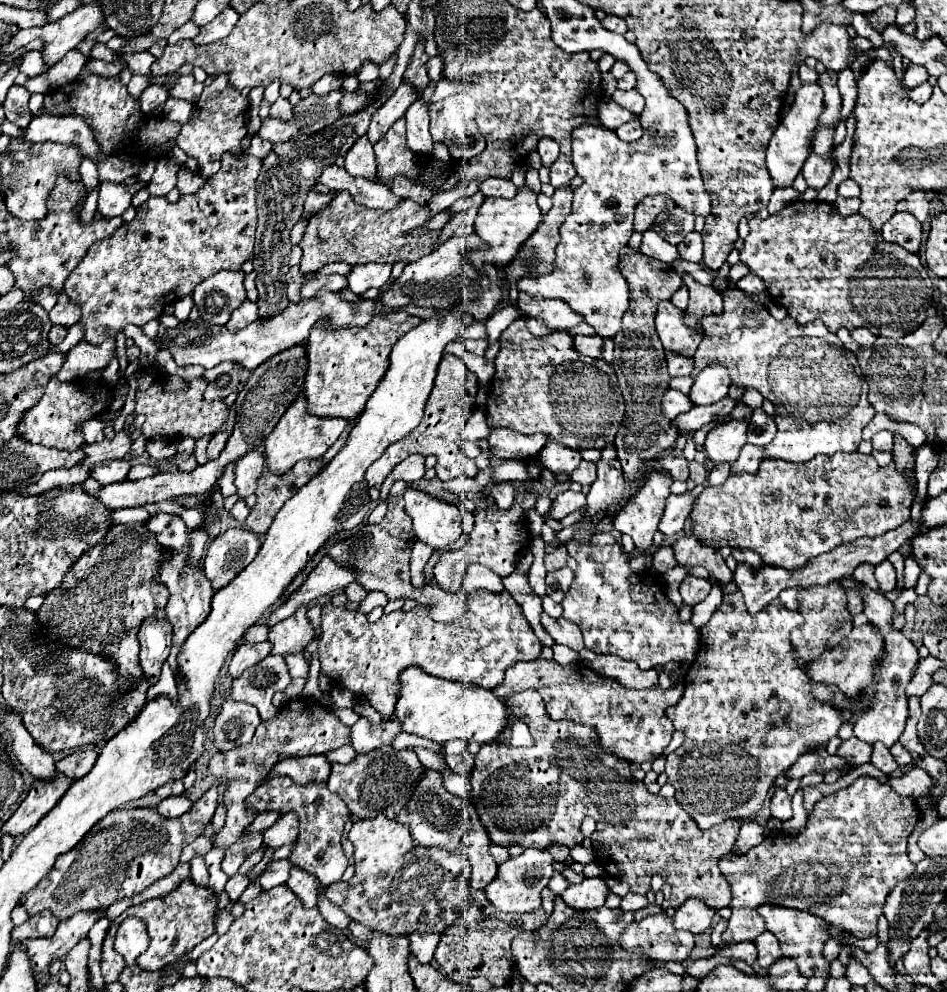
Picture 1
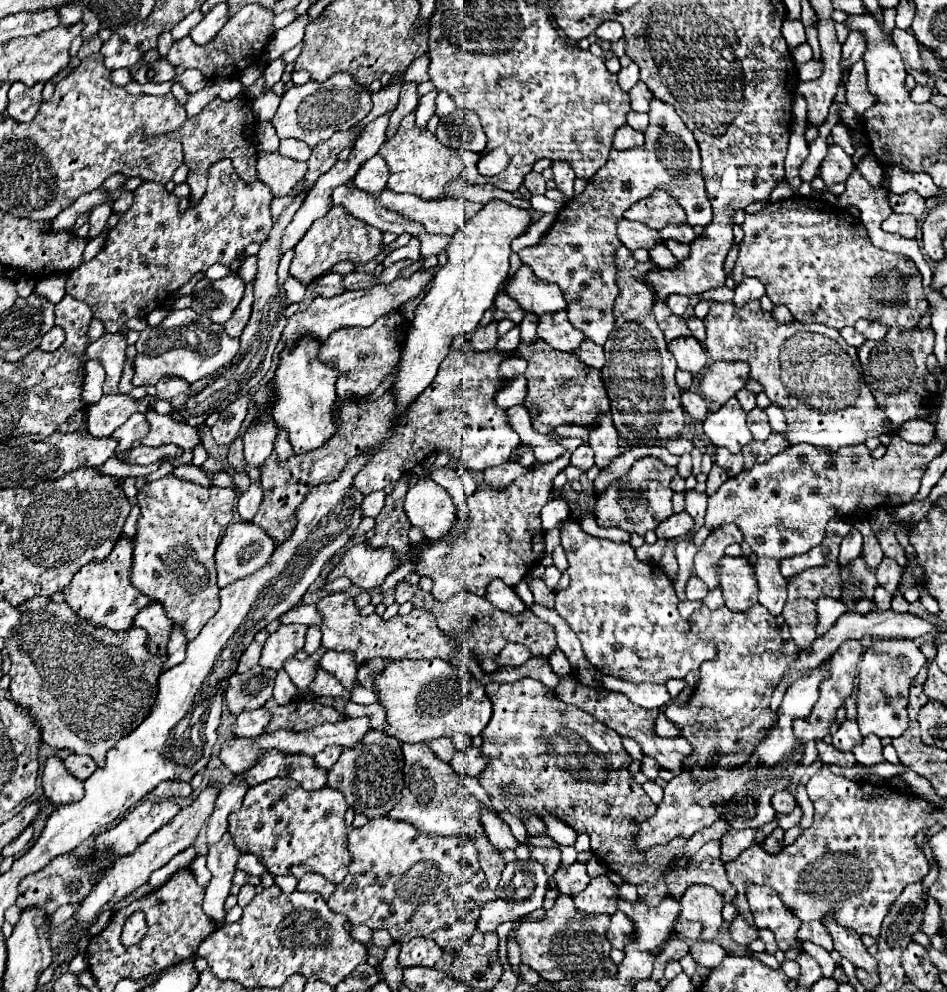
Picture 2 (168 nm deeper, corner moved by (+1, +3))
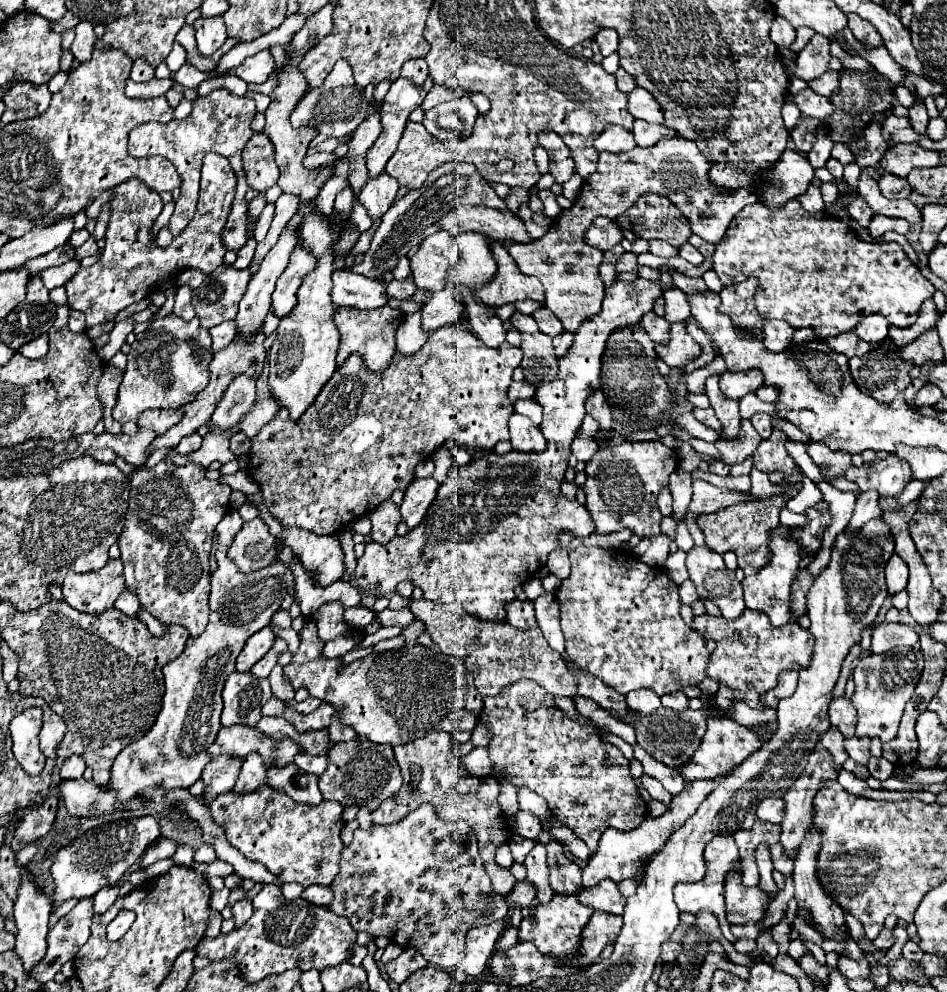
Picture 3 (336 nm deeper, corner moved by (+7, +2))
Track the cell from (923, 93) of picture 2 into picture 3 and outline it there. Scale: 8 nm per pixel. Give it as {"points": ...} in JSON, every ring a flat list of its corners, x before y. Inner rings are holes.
{"points":[[914,104,914,108,910,108,910,124,914,126,914,130,918,130,918,134,926,134,926,124,928,124,928,114,926,108,922,108,920,104]]}

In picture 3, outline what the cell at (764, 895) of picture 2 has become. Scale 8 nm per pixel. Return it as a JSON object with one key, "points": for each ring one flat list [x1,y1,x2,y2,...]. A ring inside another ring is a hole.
{"points":[[726,876,726,920,730,924,746,924,764,918,764,892,754,886,746,888,740,876]]}

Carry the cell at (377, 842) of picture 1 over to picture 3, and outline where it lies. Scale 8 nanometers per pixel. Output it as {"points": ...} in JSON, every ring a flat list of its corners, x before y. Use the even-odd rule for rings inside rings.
{"points":[[422,804,390,826,370,826,368,830,356,830,354,840,342,848,340,872,332,886,334,900,328,906,338,916,346,916,356,932,366,932,372,938,386,936,392,944,402,948,416,948,428,964,454,970,462,958,464,938,470,928,504,920,508,916,508,904,500,894,494,894,490,878,484,870,478,854,478,842,474,830,466,822,442,822,430,804]]}

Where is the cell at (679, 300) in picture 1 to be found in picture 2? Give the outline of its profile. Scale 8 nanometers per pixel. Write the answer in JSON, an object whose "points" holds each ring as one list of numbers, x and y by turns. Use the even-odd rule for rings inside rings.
{"points":[[670,295,670,297,666,299,666,303,668,303,668,307,670,307,676,315,684,315,690,299,688,299,688,297,682,297,682,295]]}

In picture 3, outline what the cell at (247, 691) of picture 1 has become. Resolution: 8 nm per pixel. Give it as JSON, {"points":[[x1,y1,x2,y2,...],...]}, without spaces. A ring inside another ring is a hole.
{"points":[[232,672,226,680,222,698,222,726,256,726,256,722,262,718,262,706,272,698,272,690,268,680,254,678,250,672]]}

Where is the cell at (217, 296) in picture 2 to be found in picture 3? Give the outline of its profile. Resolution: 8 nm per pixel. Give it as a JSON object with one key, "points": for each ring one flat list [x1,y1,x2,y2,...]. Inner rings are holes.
{"points":[[224,268,218,274,210,274,200,288,192,294,192,304,200,318,202,328,212,328,224,320,234,320,238,302,250,282,248,270]]}

